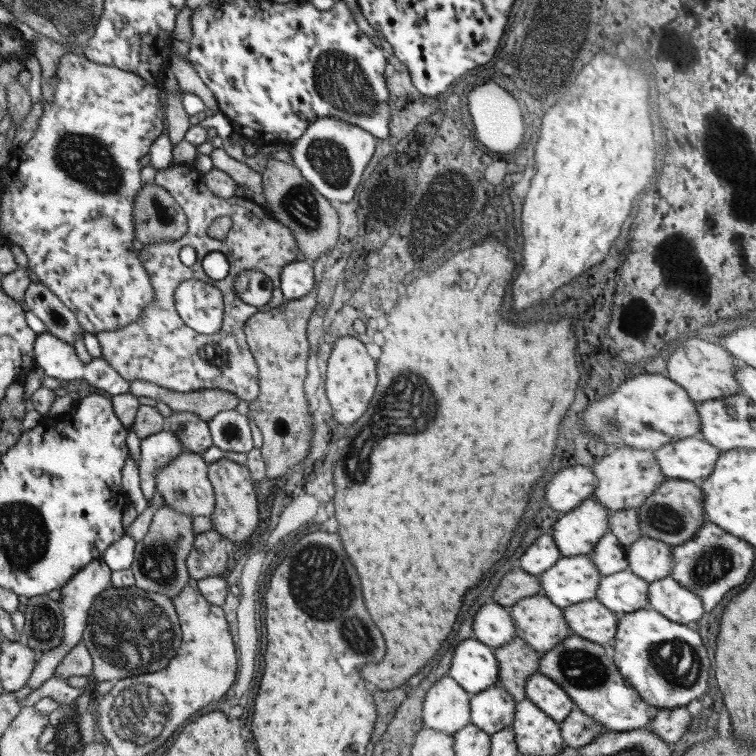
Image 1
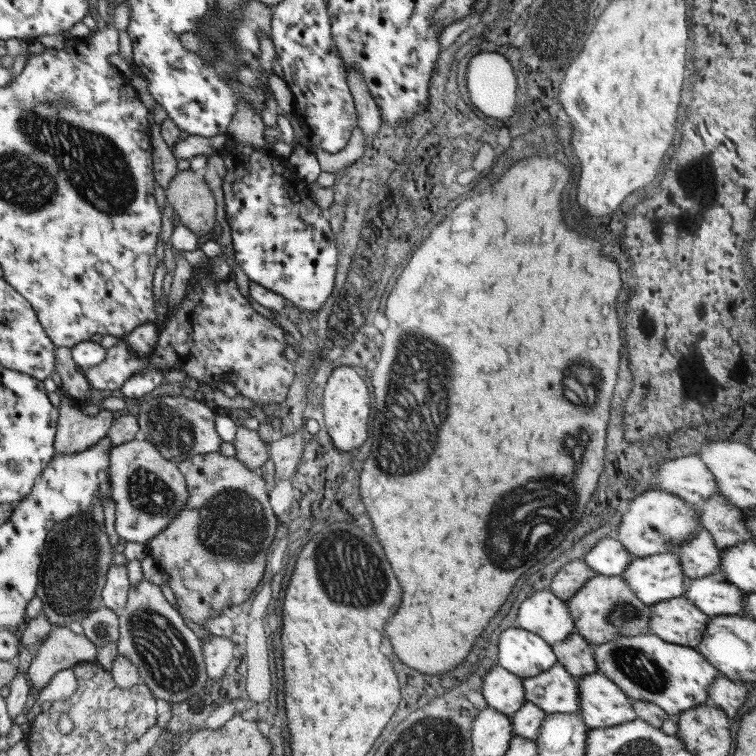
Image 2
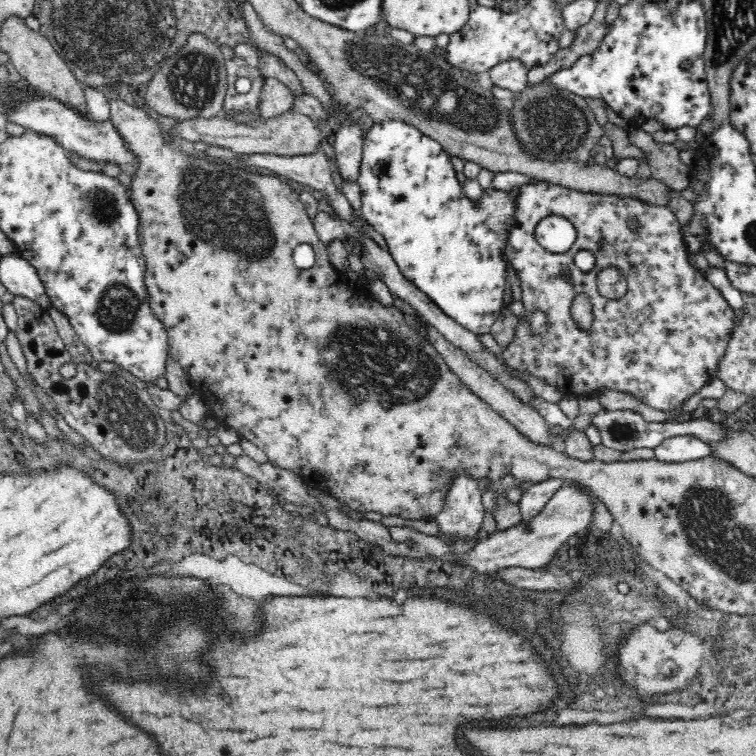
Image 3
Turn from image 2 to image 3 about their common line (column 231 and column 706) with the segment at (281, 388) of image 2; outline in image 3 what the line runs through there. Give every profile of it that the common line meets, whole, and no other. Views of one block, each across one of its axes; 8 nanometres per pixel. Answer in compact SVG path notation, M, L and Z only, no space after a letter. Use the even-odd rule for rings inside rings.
M548 181L538 182L538 184L526 184L526 186L520 186L520 198L518 198L518 210L516 210L516 216L514 216L514 222L512 222L512 228L510 228L510 238L508 238L508 244L506 244L505 254L512 265L512 268L517 273L520 279L520 286L523 293L523 304L528 311L534 312L535 310L543 310L548 315L548 322L553 322L553 327L550 329L548 326L547 333L541 338L540 341L532 340L528 333L529 324L527 325L526 319L523 322L518 322L519 327L515 332L515 337L513 343L506 349L503 350L503 356L505 360L518 370L524 371L526 374L532 374L543 378L546 382L556 386L564 396L576 396L584 397L595 396L597 390L600 387L606 387L614 390L619 390L620 392L626 392L635 396L639 402L645 404L648 408L652 410L657 410L658 412L668 413L672 412L674 408L679 408L686 400L696 396L706 384L710 384L714 378L717 378L718 366L720 366L720 360L724 358L726 354L726 348L732 338L732 334L735 334L740 326L740 319L736 317L734 313L735 308L730 306L730 303L722 296L722 293L715 288L715 286L704 276L703 272L696 271L688 265L688 249L682 240L680 221L674 216L674 213L669 208L664 208L664 205L644 203L634 197L627 197L620 195L609 195L602 193L590 193L572 190L566 188L562 185L551 184ZM549 214L560 214L572 221L574 226L576 226L576 231L578 231L578 236L572 250L568 250L566 254L550 254L546 252L534 238L534 229L536 223L545 216ZM630 222L635 222L637 227L630 227ZM600 238L606 238L609 242L609 249L606 251L600 251L598 249L598 241ZM582 250L588 250L592 253L592 256L596 259L594 270L582 271L579 267L576 267L576 255ZM606 266L616 266L628 279L628 294L620 300L608 300L603 296L599 295L596 286L596 275L602 268ZM563 268L570 269L572 273L572 282L562 282L560 275L563 273ZM579 294L586 294L590 297L590 301L594 303L594 324L588 332L582 332L575 327L574 321L572 320L570 314L570 307L573 298Z

